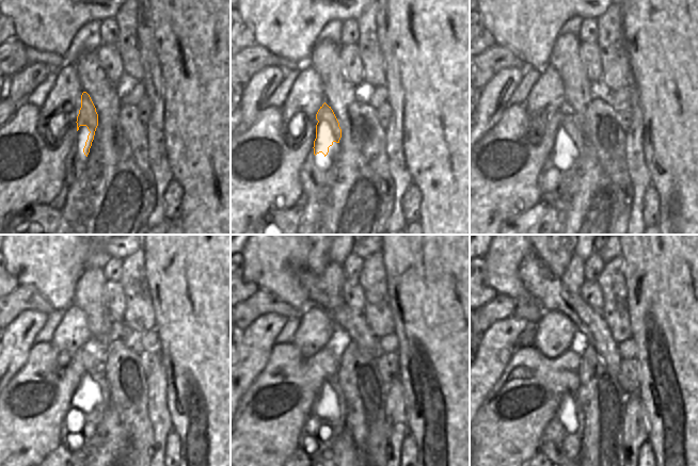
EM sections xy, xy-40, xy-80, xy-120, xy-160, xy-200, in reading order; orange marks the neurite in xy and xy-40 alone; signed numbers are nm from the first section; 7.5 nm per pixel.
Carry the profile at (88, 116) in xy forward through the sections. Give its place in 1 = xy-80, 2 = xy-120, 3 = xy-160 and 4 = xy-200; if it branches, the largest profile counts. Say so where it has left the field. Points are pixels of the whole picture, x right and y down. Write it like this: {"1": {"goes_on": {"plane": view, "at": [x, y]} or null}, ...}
{"1": {"goes_on": {"plane": "xy-80", "at": [569, 131]}}, "2": {"goes_on": {"plane": "xy-120", "at": [97, 375]}}, "3": {"goes_on": {"plane": "xy-160", "at": [340, 423]}}, "4": {"goes_on": {"plane": "xy-200", "at": [570, 446]}}}

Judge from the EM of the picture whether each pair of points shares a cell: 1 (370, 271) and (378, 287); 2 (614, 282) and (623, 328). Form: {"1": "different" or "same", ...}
{"1": "same", "2": "same"}

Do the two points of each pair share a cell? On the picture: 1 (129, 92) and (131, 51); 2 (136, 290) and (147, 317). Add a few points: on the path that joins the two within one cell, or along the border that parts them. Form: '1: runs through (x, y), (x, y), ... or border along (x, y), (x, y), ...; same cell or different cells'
1: border along (139, 81), (130, 83); different cells
2: runs through (138, 296), (138, 304), (141, 310); same cell

